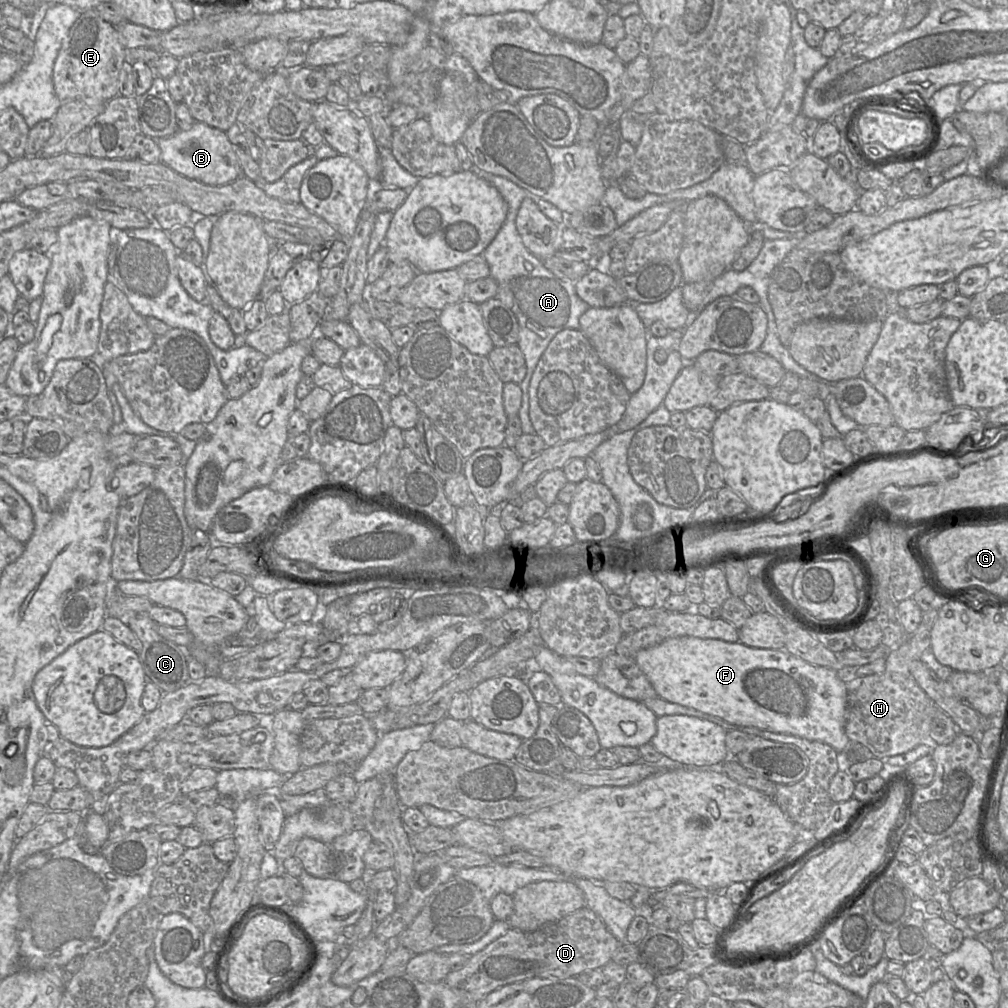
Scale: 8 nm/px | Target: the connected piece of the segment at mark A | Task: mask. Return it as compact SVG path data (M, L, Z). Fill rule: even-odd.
M481 173L482 177L493 185L505 200L508 210L506 219L492 242L482 255L490 268L490 277L498 284L495 298L506 304L518 321L518 342L525 362L526 375L519 384L522 390L522 402L518 411L524 434L534 434L529 417L529 384L534 369L553 337L564 329L579 329L580 316L590 307L575 291L575 282L556 277L544 265L543 261L530 253L524 246L516 228L516 216L523 199L529 192L503 176Z

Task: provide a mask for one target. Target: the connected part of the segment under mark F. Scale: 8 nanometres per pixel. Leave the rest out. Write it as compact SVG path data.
M683 636L669 638L656 646L642 649L634 660L658 697L670 703L722 718L733 725L821 741L838 753L844 751L850 743L845 732L846 683L836 671L808 663L786 650L751 648L741 642Z

